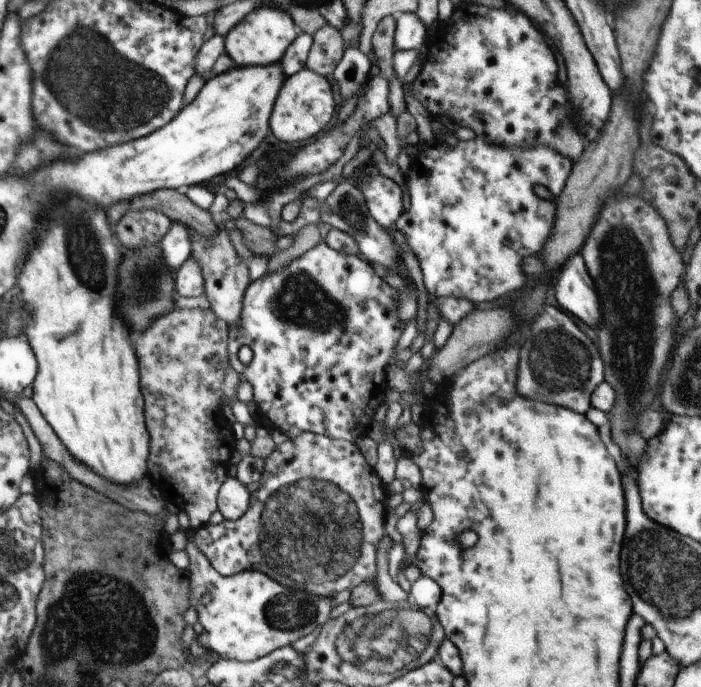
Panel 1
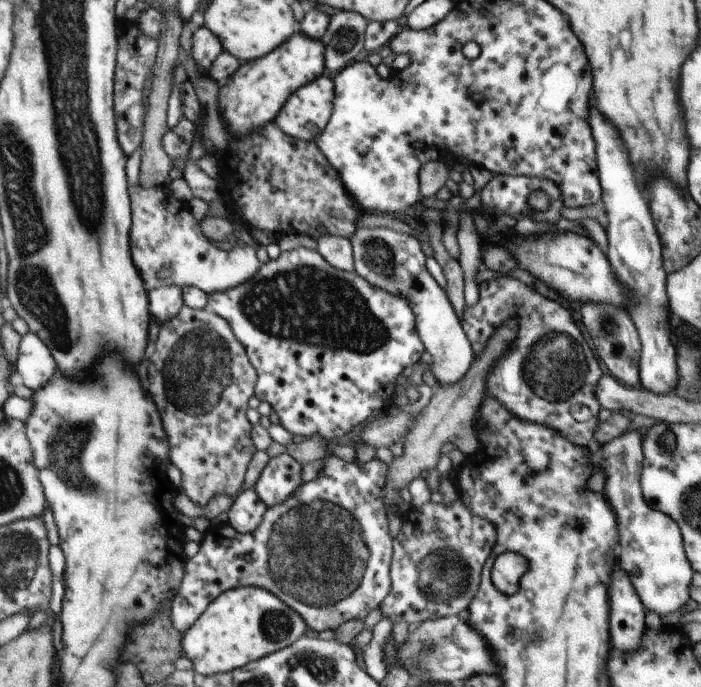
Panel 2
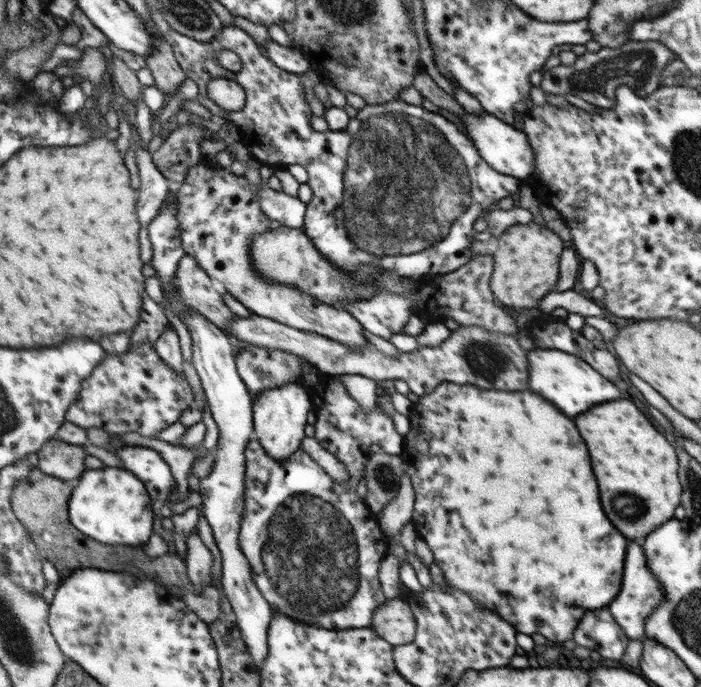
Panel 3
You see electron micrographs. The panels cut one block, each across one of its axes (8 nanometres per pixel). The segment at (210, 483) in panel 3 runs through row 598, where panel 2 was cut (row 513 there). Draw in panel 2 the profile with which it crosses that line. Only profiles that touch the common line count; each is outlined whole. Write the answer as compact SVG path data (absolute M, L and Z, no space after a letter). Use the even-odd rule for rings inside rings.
M253 488L238 494L228 510L228 523L241 534L254 532L260 526L260 520L266 512L266 506Z

